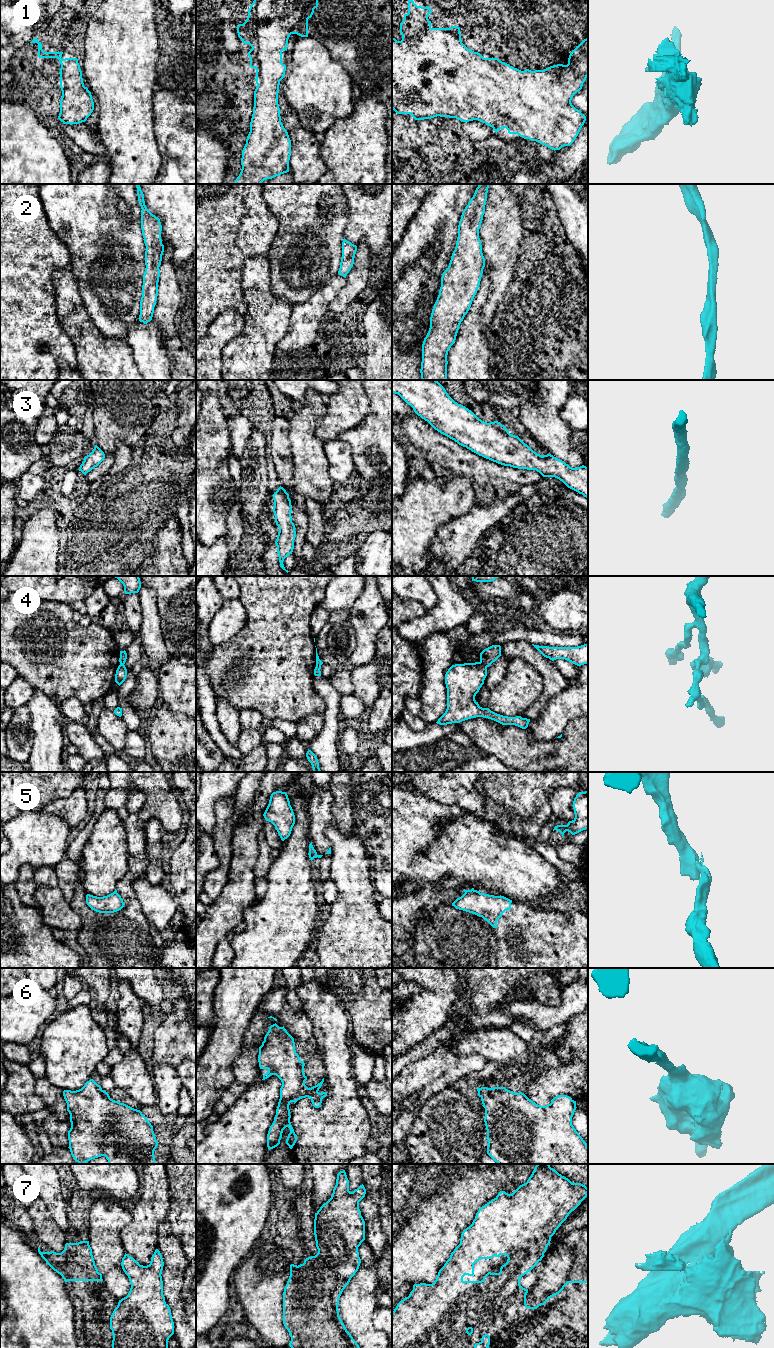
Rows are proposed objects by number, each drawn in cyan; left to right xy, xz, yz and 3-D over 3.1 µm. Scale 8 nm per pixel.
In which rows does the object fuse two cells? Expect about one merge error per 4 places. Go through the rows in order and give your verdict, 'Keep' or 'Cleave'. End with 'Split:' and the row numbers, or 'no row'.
1: Keep
2: Keep
3: Keep
4: Cleave
5: Cleave
6: Keep
7: Keep
Split: 4, 5

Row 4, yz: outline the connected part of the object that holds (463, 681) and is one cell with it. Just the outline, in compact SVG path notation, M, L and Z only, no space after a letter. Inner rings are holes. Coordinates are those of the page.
M481 662L452 665L445 674L447 709L436 723L447 725L483 717L502 725L515 725L526 729L530 719L521 716L503 716L489 708L479 706L475 696L484 684L486 676L487 667Z

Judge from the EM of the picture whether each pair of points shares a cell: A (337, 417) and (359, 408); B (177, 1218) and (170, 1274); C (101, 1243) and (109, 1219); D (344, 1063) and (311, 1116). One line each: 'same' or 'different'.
A: same
B: different
C: same
D: same

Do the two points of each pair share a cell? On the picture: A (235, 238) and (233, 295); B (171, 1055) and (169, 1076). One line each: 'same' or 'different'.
A: same
B: different

